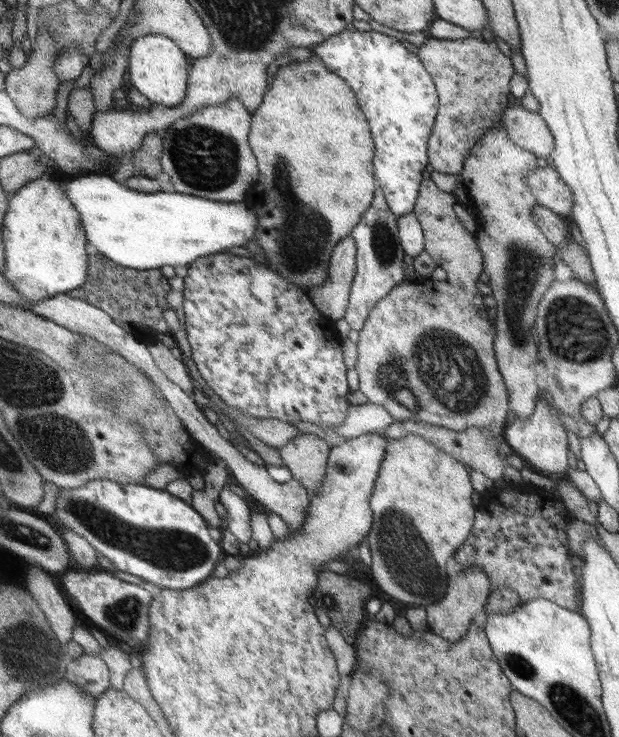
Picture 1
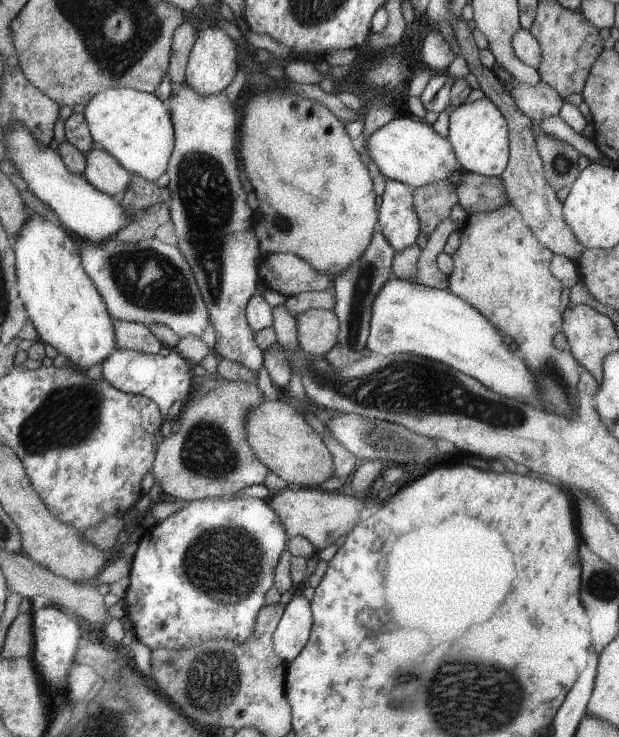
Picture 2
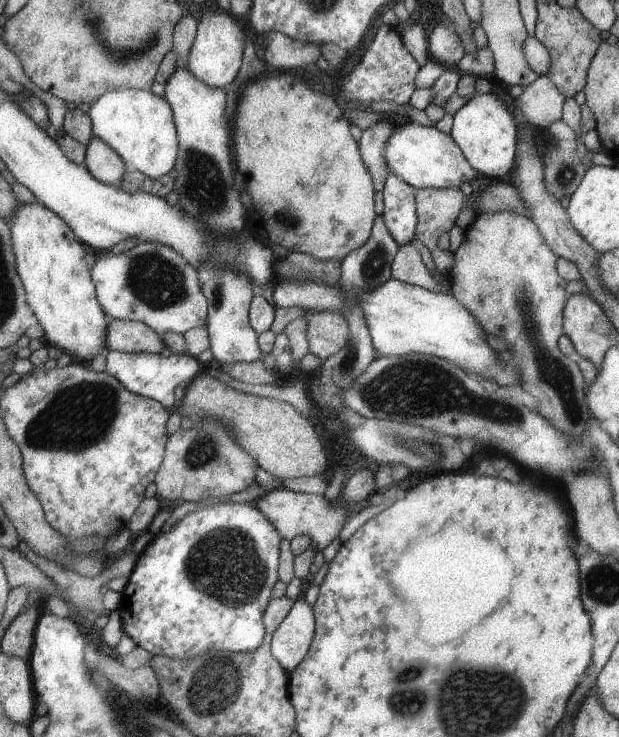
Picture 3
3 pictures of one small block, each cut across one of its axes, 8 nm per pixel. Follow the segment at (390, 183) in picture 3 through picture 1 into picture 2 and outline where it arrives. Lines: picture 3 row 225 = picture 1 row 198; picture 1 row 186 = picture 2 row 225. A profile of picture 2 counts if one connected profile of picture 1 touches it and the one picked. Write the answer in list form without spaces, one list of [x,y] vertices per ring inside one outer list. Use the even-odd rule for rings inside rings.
[[[386,179],[378,210],[379,228],[395,252],[414,244],[420,233],[418,215],[411,203],[413,187]]]

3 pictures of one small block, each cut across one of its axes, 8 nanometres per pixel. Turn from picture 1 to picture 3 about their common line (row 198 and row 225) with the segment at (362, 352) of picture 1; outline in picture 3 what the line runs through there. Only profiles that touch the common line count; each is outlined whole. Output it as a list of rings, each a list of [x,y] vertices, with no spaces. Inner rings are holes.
[[[418,189],[414,199],[417,201],[418,224],[414,238],[417,246],[425,246],[429,250],[436,272],[447,275],[453,260],[451,258],[435,258],[443,252],[437,250],[435,242],[443,232],[455,225],[456,216],[464,207],[465,195],[459,189]]]

